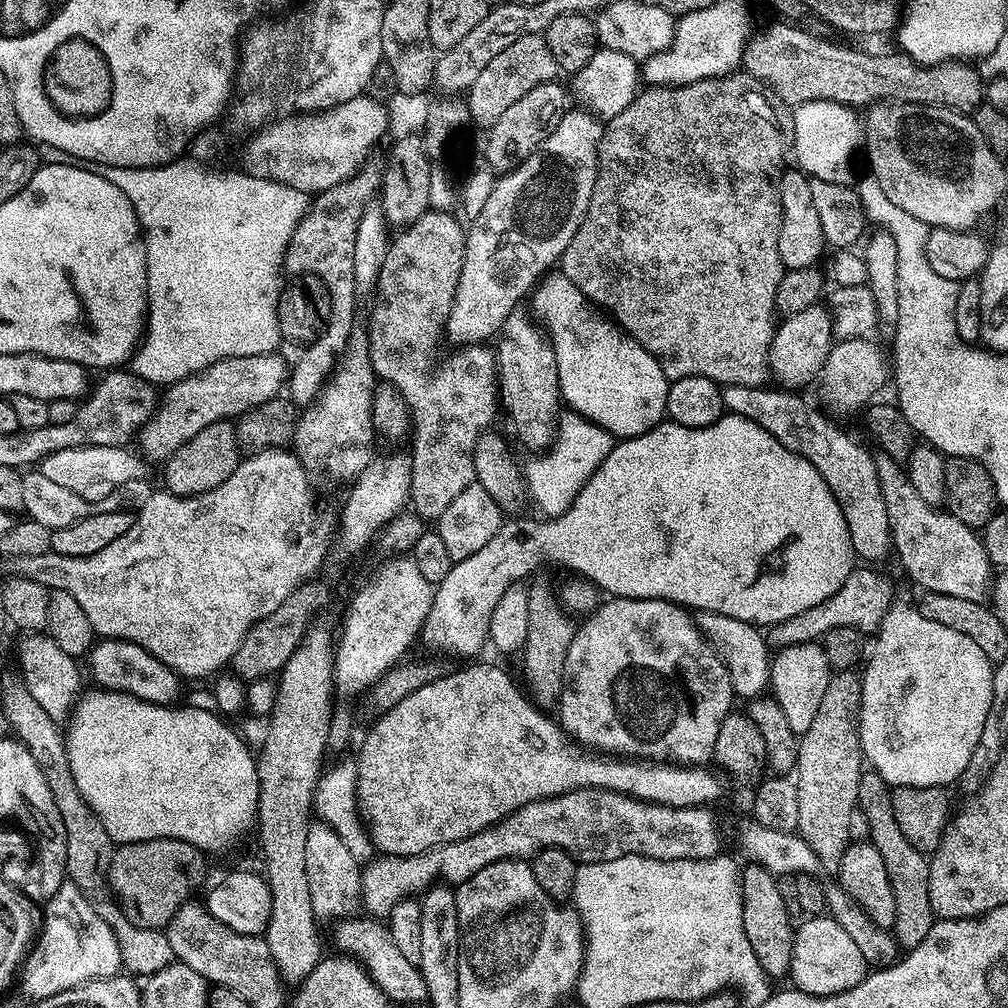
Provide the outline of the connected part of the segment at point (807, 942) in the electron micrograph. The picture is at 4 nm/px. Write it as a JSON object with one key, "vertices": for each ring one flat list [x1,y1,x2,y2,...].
{"vertices":[[813,916,803,921,805,924,795,929,792,937,792,967,790,980,795,987,806,994,833,996,839,992,858,986,870,971,858,946,850,939,850,934,838,926,831,916]]}

